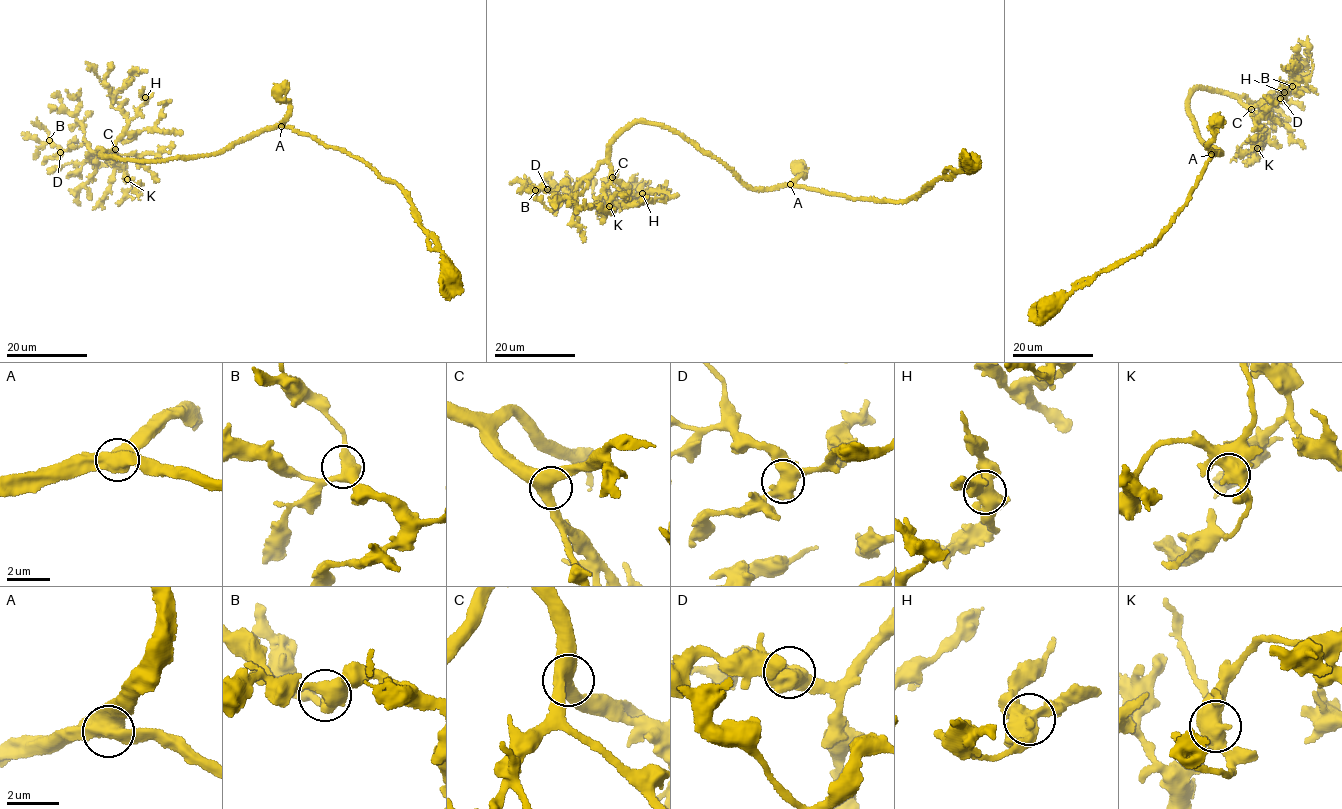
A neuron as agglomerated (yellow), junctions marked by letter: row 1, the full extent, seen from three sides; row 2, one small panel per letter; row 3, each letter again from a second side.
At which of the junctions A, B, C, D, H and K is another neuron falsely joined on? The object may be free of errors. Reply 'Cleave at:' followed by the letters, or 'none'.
Cleave at: none

